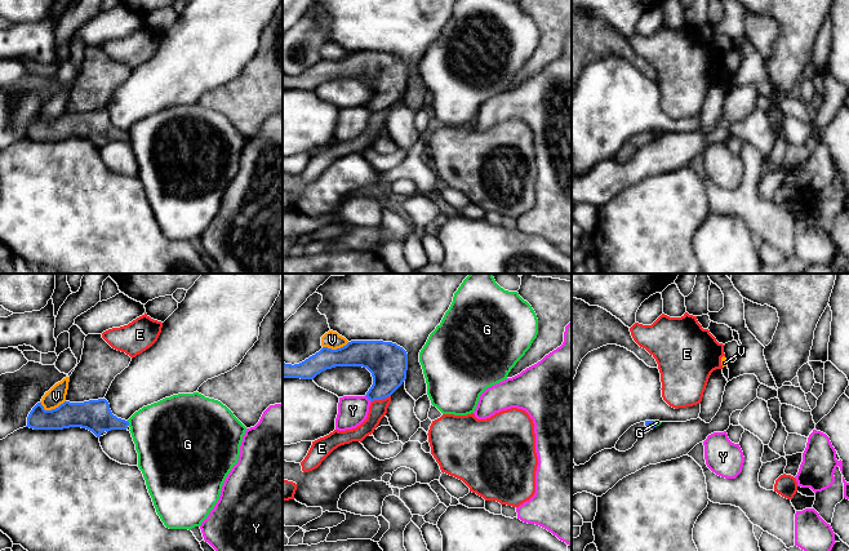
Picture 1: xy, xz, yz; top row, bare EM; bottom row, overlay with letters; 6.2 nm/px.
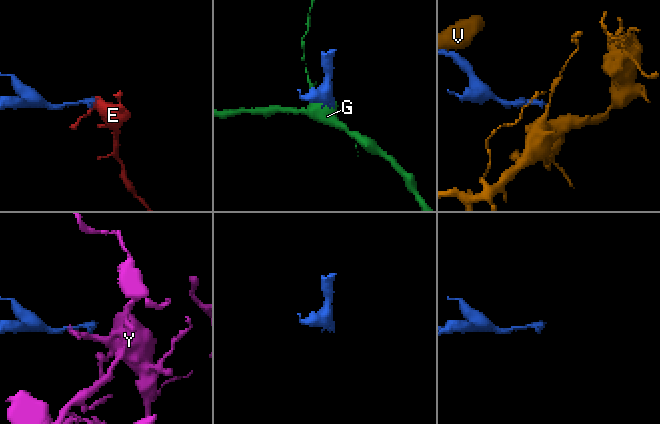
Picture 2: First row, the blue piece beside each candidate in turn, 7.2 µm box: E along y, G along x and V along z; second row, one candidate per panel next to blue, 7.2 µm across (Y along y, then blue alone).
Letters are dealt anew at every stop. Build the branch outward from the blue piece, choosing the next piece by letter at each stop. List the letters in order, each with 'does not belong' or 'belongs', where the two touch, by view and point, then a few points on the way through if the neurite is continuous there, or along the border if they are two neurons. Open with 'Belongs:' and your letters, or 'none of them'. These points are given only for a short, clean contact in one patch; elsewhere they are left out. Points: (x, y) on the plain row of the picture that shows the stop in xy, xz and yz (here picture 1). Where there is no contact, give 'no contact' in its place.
Belongs: none of them
E: does not belong | xz (381, 110) | along xz (390, 106), (372, 112)
G: does not belong | xy (128, 134) | along xy (127, 132), (129, 136)
V: does not belong | xy (52, 120) | along xy (65, 111), (50, 120), (45, 120), (40, 115)
Y: does not belong | xz (368, 109) | along xz (365, 106), (370, 112)

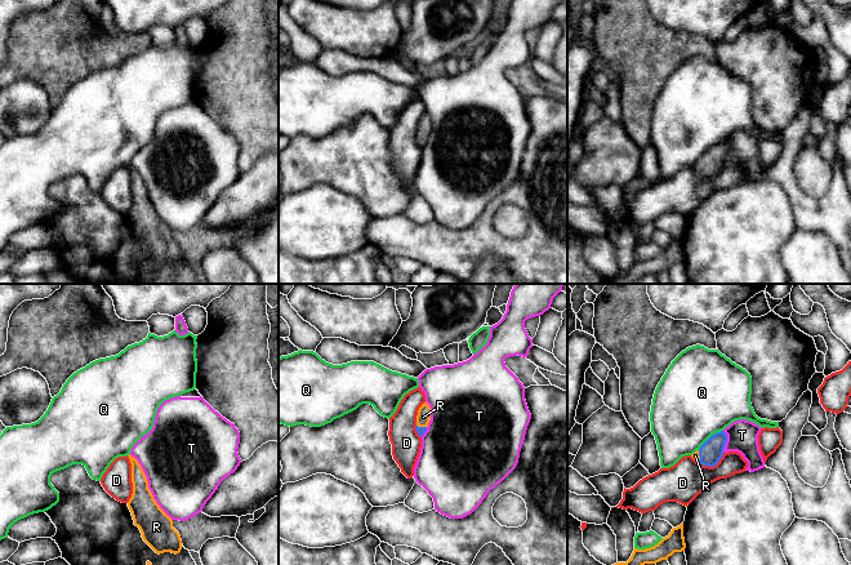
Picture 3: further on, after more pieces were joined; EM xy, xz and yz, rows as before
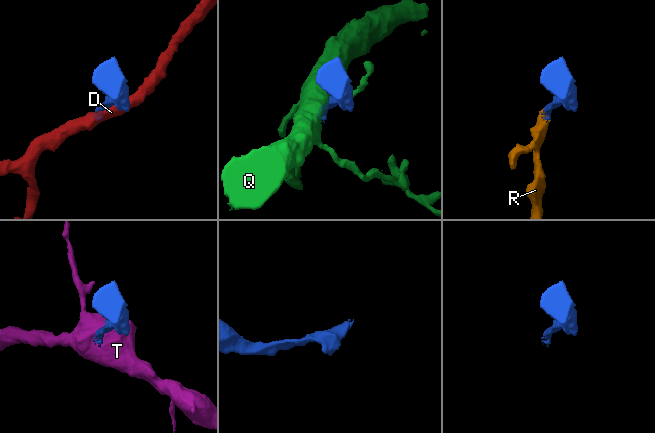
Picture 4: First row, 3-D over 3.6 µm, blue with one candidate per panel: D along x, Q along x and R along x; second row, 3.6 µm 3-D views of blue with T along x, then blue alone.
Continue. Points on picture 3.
Belongs: R
D: does not belong | yz (712, 177) | along yz (723, 164), (712, 177), (703, 177), (698, 173)
Q: does not belong | yz (709, 148)
R: belongs | yz (699, 167) | across yz (711, 163), (707, 167), (699, 167), (695, 167)
T: does not belong | yz (726, 151) | along yz (722, 142), (726, 146), (723, 163)

